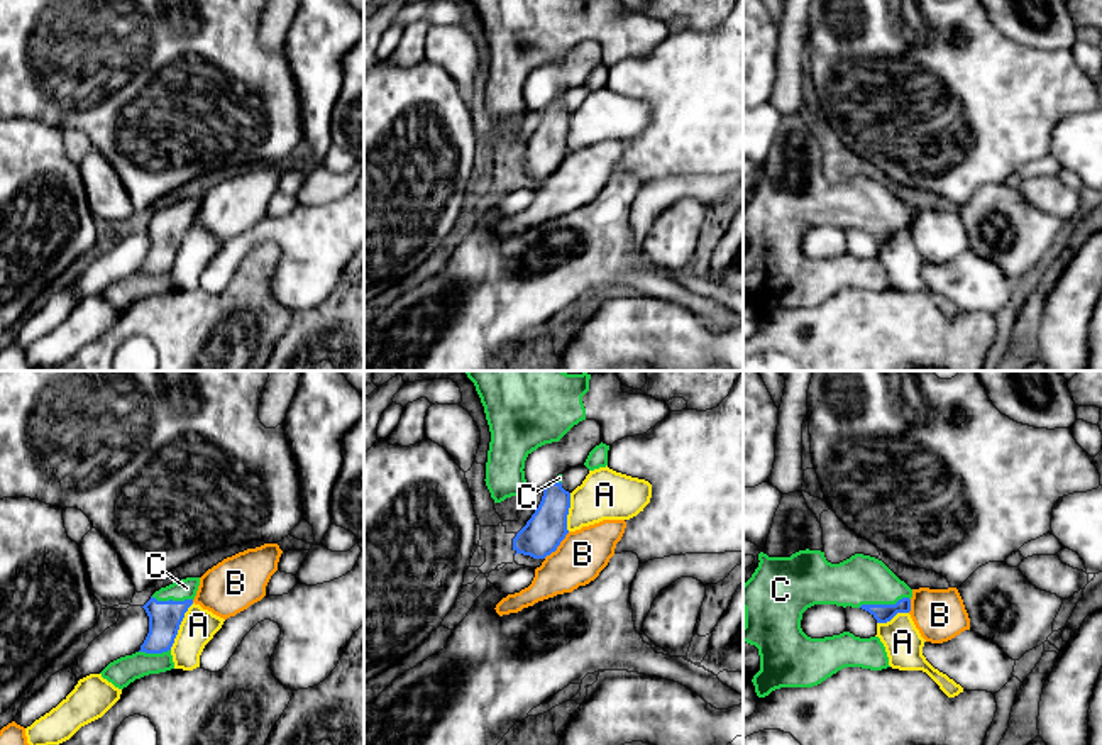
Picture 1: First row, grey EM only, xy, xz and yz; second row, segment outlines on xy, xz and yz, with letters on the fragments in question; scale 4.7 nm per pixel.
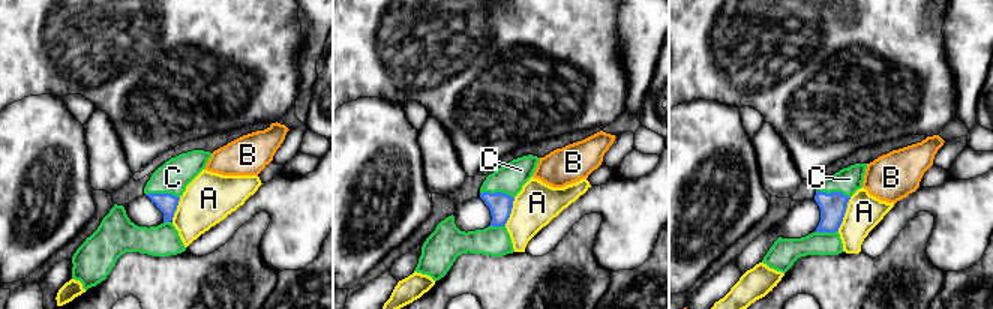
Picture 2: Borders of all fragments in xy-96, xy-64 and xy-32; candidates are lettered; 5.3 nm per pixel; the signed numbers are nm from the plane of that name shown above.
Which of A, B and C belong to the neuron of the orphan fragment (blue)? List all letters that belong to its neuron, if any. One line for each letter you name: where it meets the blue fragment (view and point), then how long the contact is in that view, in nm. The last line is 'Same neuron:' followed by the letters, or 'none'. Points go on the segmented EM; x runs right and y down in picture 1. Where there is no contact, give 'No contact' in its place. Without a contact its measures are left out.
C: Touches blue at yz (884, 605). Shared border 260 nm
Same neuron: C

